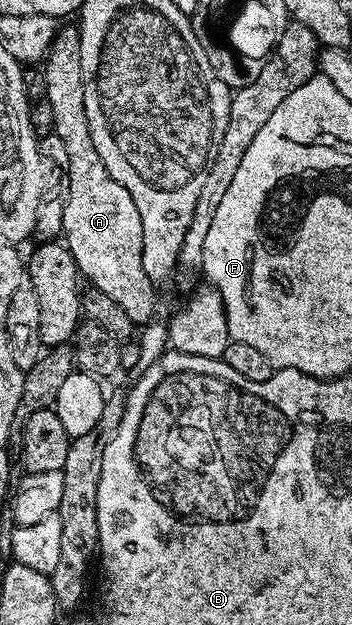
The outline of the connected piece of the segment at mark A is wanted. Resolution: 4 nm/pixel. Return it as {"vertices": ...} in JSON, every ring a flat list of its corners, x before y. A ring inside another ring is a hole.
{"vertices":[[62,24,43,58,53,132,63,139,63,151,67,151,64,168,69,172,69,198,63,201,63,241,75,259,78,274,84,280,86,277,92,288,115,299,134,326,144,327,154,320,157,293,153,290,154,278,143,271,143,223,139,207,135,207,135,199,131,199,131,191,127,191,127,187,123,187,123,183,116,181,111,171,103,167,103,159,99,159,99,151,95,151,87,107,83,103,85,88,79,55,80,38,81,31,76,24]]}

